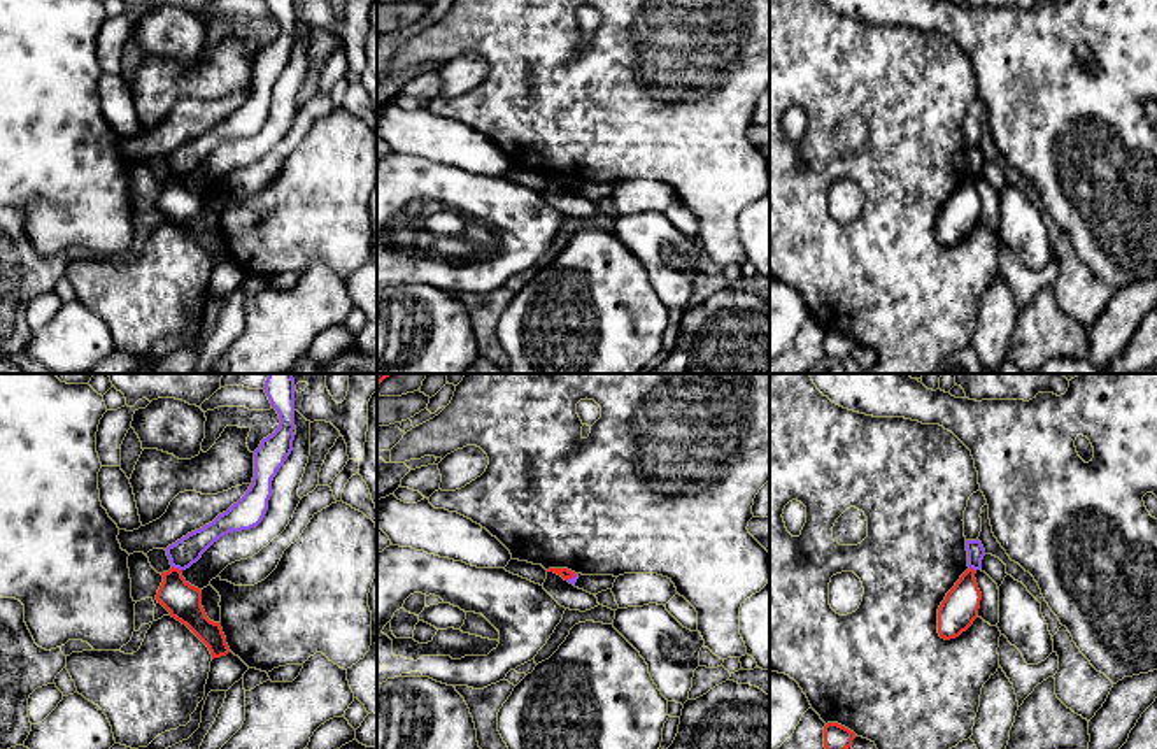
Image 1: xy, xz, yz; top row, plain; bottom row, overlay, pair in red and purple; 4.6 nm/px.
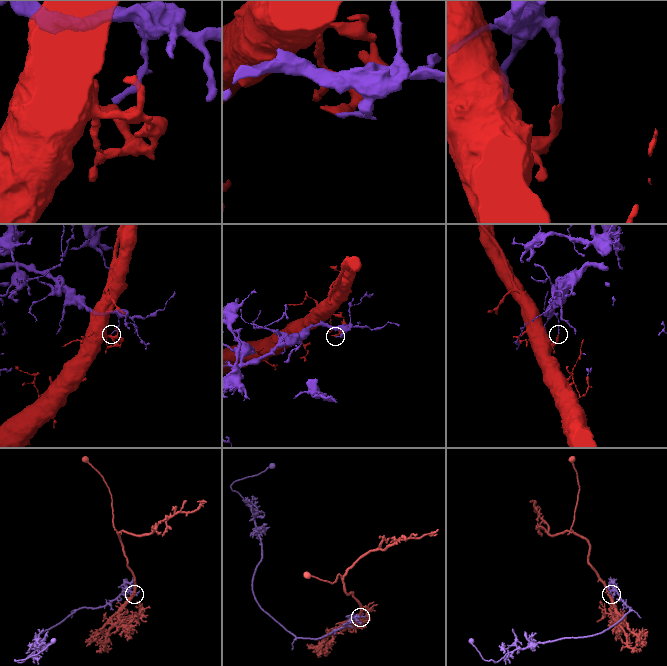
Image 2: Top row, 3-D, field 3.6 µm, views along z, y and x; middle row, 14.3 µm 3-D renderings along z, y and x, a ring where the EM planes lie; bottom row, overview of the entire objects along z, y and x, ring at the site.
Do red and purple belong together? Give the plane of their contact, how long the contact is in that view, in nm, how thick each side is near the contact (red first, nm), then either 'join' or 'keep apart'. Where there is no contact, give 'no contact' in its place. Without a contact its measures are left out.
xy | 50 nm | 160/130 nm | keep apart

